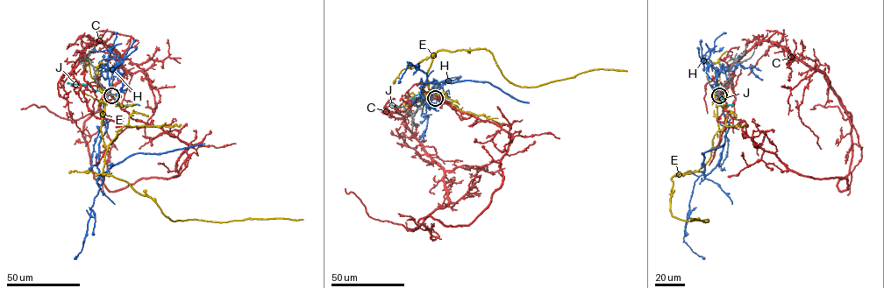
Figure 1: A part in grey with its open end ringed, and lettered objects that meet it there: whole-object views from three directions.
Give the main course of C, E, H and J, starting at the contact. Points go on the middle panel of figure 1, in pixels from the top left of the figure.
C: (434, 97), (471, 115), (438, 96), (397, 108), (444, 172), (449, 202), (423, 221), (433, 240), (426, 226)
E: (434, 95), (424, 94), (438, 51), (488, 50), (521, 87), (595, 69), (627, 71)
H: (435, 97), (428, 99), (431, 107), (423, 102), (425, 82), (473, 80), (489, 82), (516, 99), (529, 102)
J: (436, 97), (417, 94), (402, 107), (391, 104)

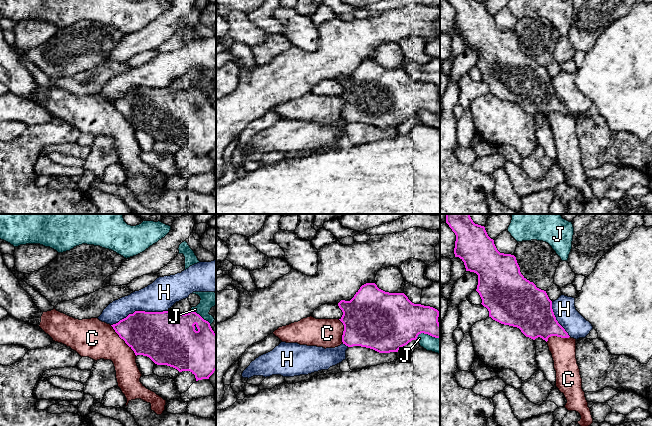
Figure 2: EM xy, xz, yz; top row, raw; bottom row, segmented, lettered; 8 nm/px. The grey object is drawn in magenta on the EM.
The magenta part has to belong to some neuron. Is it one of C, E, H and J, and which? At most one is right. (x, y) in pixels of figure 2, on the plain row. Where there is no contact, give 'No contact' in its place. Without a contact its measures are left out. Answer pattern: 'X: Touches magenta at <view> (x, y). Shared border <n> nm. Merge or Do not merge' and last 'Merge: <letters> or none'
C: Touches magenta at xy (123, 115). Shared border 320 nm. Do not merge
E: No contact. Do not merge
H: Touches magenta at xy (139, 87). Shared border 480 nm. Do not merge
J: Touches magenta at xz (426, 109). Shared border 200 nm. Do not merge
Merge: none

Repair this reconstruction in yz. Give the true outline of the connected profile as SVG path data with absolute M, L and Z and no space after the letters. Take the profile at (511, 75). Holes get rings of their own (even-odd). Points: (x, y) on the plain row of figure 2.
M448 0L456 11L454 30L459 33L465 41L466 47L474 48L478 51L478 61L476 67L482 75L482 81L489 87L489 93L493 96L513 103L517 103L521 108L533 116L540 113L546 118L551 112L569 114L565 105L558 99L552 85L552 77L546 67L536 63L533 58L527 56L520 48L520 43L516 33L511 30L500 29L494 16L491 15L484 2L478 0Z

